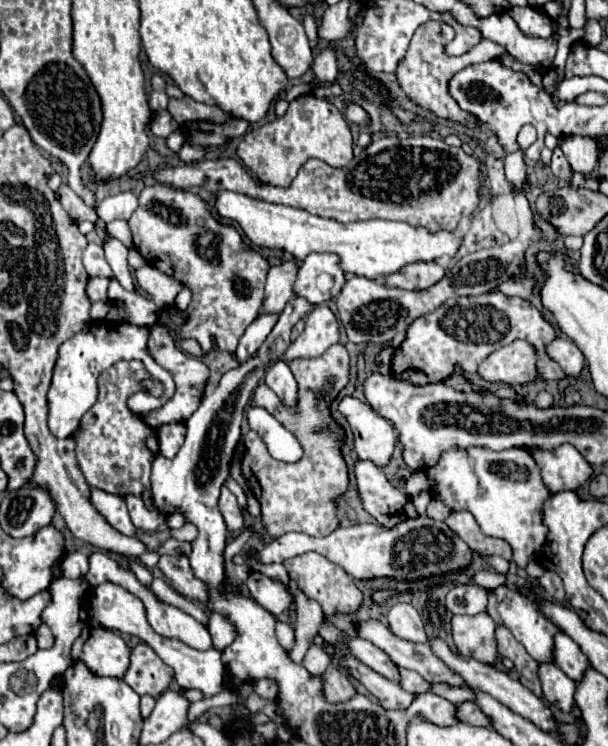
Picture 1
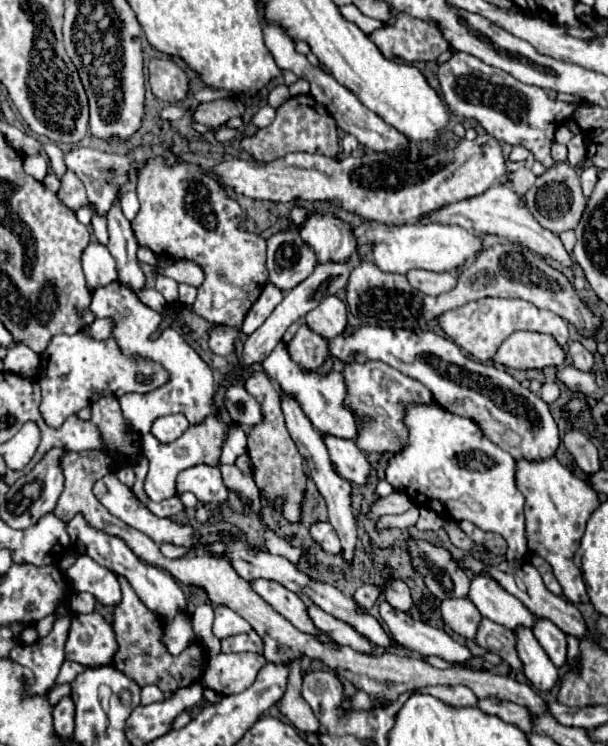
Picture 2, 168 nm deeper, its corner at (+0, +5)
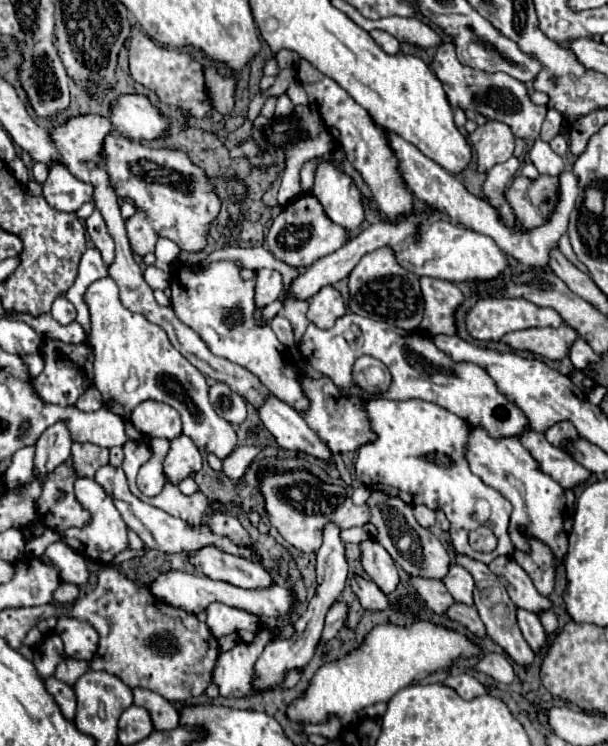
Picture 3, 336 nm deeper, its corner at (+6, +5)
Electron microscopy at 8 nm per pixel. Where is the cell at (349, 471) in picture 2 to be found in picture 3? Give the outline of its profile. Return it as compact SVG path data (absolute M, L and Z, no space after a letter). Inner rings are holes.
M268 395L258 407L258 415L262 425L274 435L276 443L282 449L302 451L324 461L332 459L332 453L326 443L318 439L318 435L306 425L300 413L288 403L276 399L274 395Z

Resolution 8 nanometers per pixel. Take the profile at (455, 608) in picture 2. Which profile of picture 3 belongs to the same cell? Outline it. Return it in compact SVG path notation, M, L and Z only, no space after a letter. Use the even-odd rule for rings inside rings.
M410 577L410 583L420 593L420 597L428 603L428 607L438 615L446 613L446 609L454 603L442 581L430 581L426 577Z

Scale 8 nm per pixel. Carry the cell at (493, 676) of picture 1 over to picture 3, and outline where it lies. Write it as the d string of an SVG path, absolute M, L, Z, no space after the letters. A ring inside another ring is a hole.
M350 575L350 587L356 593L356 597L360 599L364 609L372 609L372 611L382 611L388 607L388 599L386 595L378 589L378 585L362 575Z

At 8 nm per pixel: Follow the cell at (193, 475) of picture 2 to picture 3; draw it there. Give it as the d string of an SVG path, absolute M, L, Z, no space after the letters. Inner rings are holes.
M178 435L170 439L170 449L164 459L164 473L170 477L172 483L180 483L192 471L202 469L202 457L198 447L186 435Z

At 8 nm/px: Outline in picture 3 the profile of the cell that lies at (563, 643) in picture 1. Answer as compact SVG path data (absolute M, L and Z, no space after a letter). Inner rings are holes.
M516 609L516 619L518 619L518 627L520 627L524 639L528 641L528 645L534 651L540 651L540 647L546 645L546 633L544 633L544 627L542 627L538 615L530 613L526 609Z

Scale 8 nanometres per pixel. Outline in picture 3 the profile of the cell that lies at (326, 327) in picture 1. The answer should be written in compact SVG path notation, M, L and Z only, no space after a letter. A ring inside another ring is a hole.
M332 285L322 287L312 299L310 299L310 309L308 309L308 319L322 327L328 329L334 325L334 321L338 317L342 317L346 313L344 307L344 299L340 295L340 291L336 291Z

